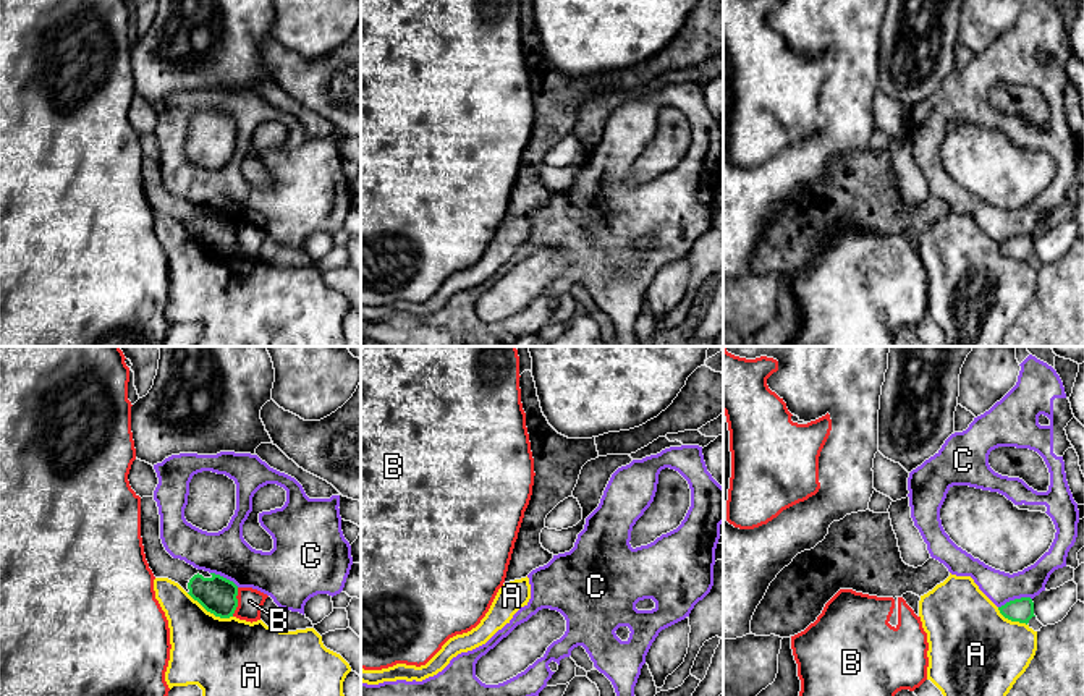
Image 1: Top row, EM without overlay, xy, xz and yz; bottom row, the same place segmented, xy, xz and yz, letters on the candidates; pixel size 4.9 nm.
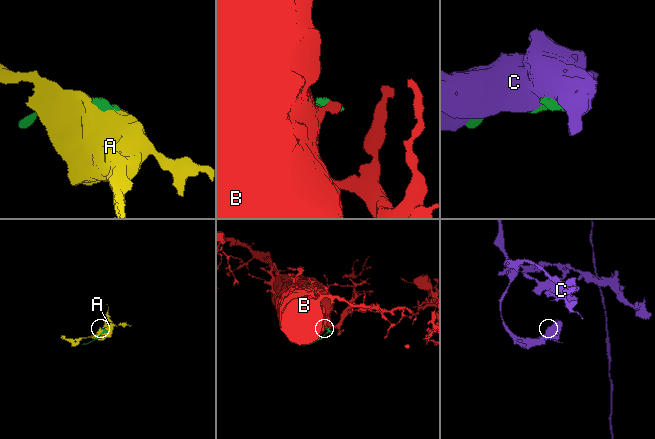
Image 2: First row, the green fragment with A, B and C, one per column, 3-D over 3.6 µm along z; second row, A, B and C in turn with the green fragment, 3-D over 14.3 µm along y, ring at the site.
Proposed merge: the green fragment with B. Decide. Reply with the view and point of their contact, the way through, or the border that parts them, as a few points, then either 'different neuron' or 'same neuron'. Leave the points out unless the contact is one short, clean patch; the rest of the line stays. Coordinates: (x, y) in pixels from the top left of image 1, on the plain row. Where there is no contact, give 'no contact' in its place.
contact xy (237, 240); border xy (238, 225), (237, 246), (232, 253); different neuron

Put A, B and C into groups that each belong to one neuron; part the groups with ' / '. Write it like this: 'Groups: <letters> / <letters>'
Groups: A / B / C

